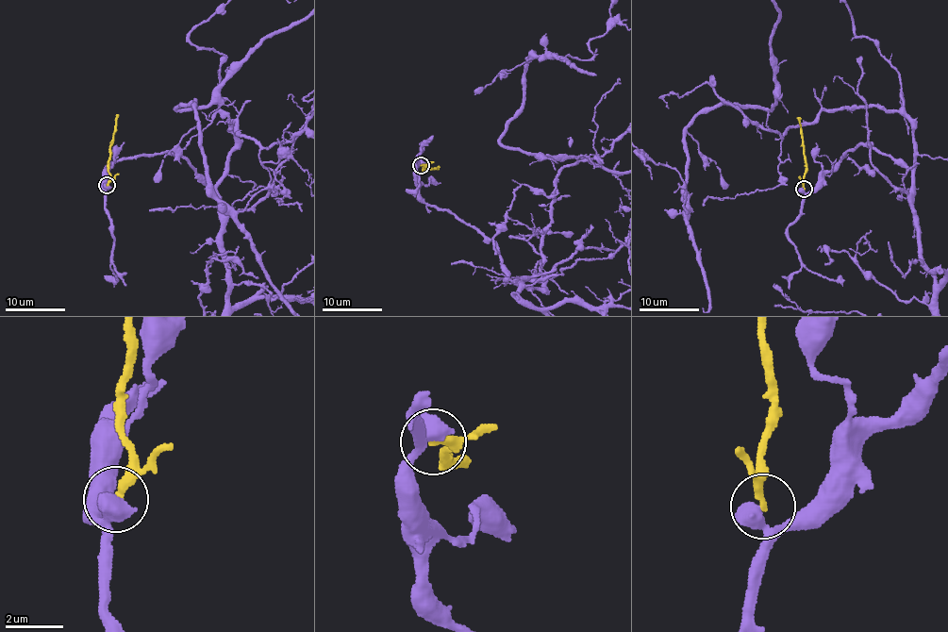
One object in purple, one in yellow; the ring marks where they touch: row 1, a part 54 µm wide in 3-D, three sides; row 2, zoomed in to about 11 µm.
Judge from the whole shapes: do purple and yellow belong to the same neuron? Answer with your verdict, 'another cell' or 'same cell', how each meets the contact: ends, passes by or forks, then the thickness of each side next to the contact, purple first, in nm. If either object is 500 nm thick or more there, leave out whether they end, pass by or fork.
another cell | 700/280 nm

